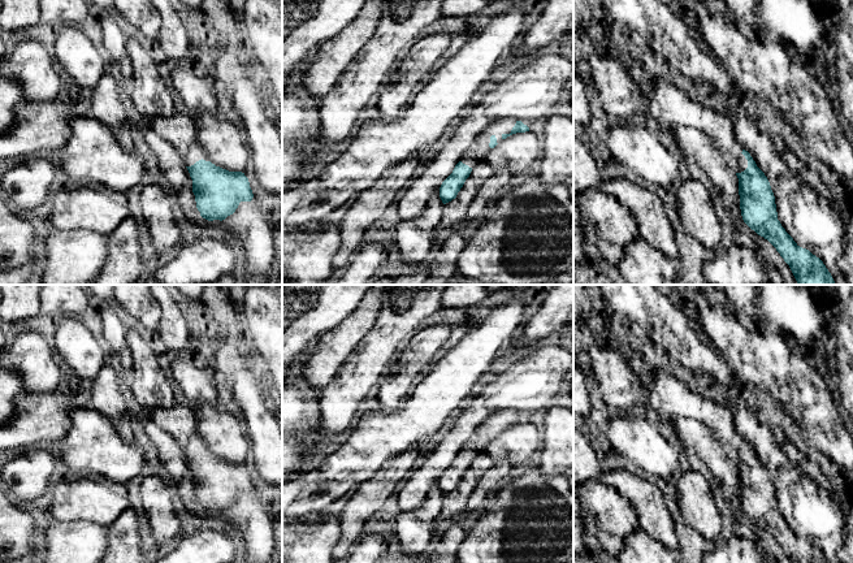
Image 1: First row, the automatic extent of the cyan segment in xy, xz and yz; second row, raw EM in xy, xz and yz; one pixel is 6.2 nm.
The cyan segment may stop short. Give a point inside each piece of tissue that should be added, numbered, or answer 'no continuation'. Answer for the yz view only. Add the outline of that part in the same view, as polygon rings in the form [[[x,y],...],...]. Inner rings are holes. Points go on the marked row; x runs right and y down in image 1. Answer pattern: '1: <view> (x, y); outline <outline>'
1: yz (667, 104); outline [[[644,77],[646,107],[658,124],[694,127],[706,134],[735,173],[748,168],[748,160],[736,142],[733,124],[723,109],[702,99],[693,101],[670,79]]]

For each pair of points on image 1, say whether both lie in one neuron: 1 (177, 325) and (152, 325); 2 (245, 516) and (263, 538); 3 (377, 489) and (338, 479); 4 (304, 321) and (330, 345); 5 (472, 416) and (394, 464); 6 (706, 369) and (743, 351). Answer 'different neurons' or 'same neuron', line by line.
1: different neurons
2: same neuron
3: different neurons
4: different neurons
5: different neurons
6: different neurons

